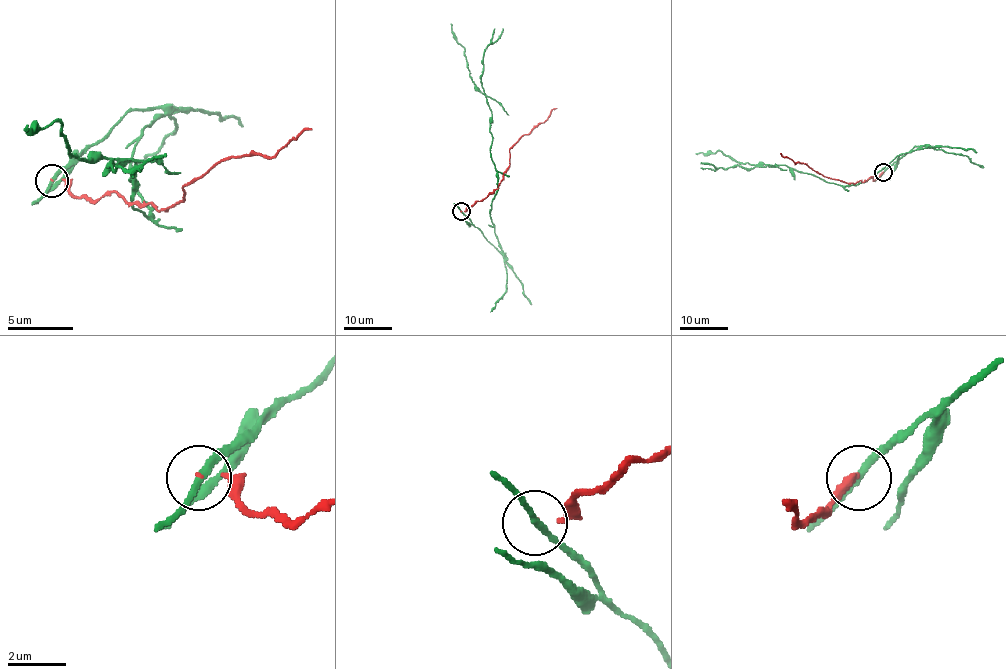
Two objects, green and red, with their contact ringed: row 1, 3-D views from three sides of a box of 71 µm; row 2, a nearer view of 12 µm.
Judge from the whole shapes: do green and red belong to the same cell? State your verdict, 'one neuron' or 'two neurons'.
two neurons

